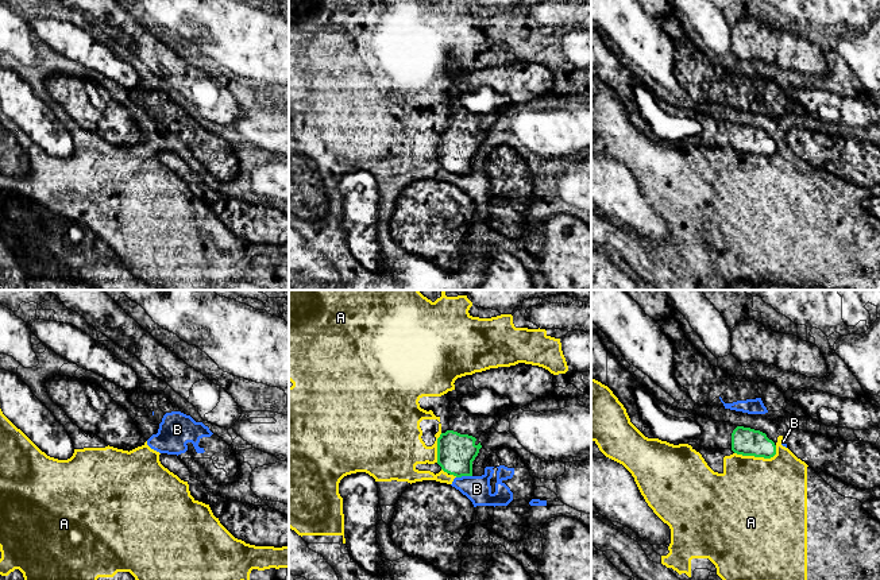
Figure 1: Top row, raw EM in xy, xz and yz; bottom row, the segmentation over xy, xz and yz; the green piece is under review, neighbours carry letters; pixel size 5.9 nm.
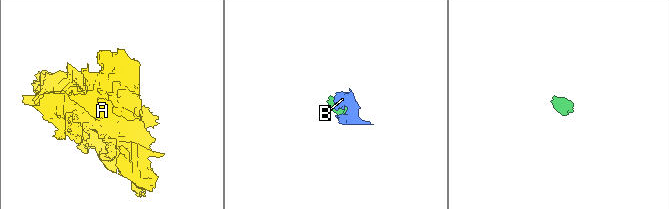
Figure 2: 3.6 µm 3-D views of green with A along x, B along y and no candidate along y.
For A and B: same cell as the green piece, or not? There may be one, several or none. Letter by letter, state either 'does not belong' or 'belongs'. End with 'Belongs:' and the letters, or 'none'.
A: does not belong
B: does not belong
Belongs: none

